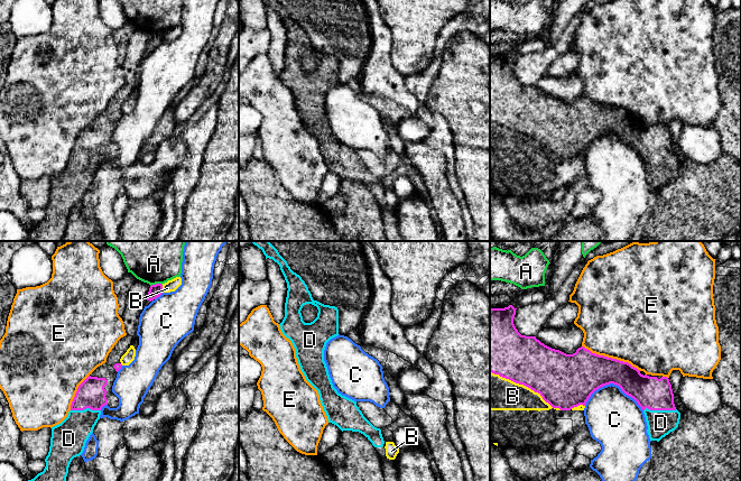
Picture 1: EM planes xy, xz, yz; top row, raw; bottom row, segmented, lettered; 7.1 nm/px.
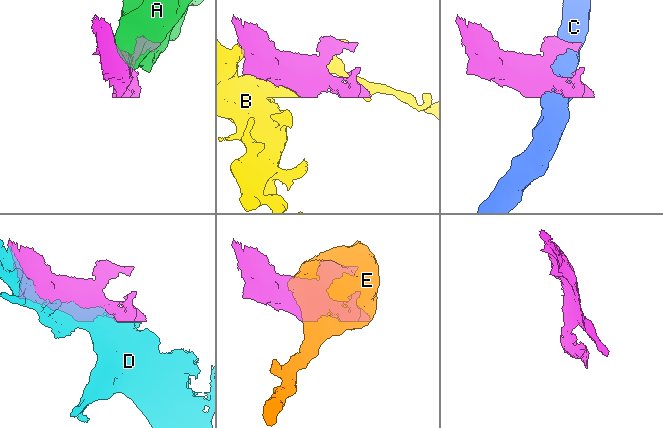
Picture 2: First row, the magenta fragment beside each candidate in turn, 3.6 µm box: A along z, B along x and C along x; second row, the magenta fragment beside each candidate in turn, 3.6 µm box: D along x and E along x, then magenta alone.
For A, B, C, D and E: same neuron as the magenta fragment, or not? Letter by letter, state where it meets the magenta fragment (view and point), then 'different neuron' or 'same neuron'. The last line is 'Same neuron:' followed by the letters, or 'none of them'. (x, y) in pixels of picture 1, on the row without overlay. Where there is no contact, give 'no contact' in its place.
A: xy (156, 33) | different neuron
B: yz (526, 135) | different neuron
C: yz (613, 132) | different neuron
D: yz (659, 158) | same neuron
E: yz (611, 107) | different neuron
Same neuron: D

